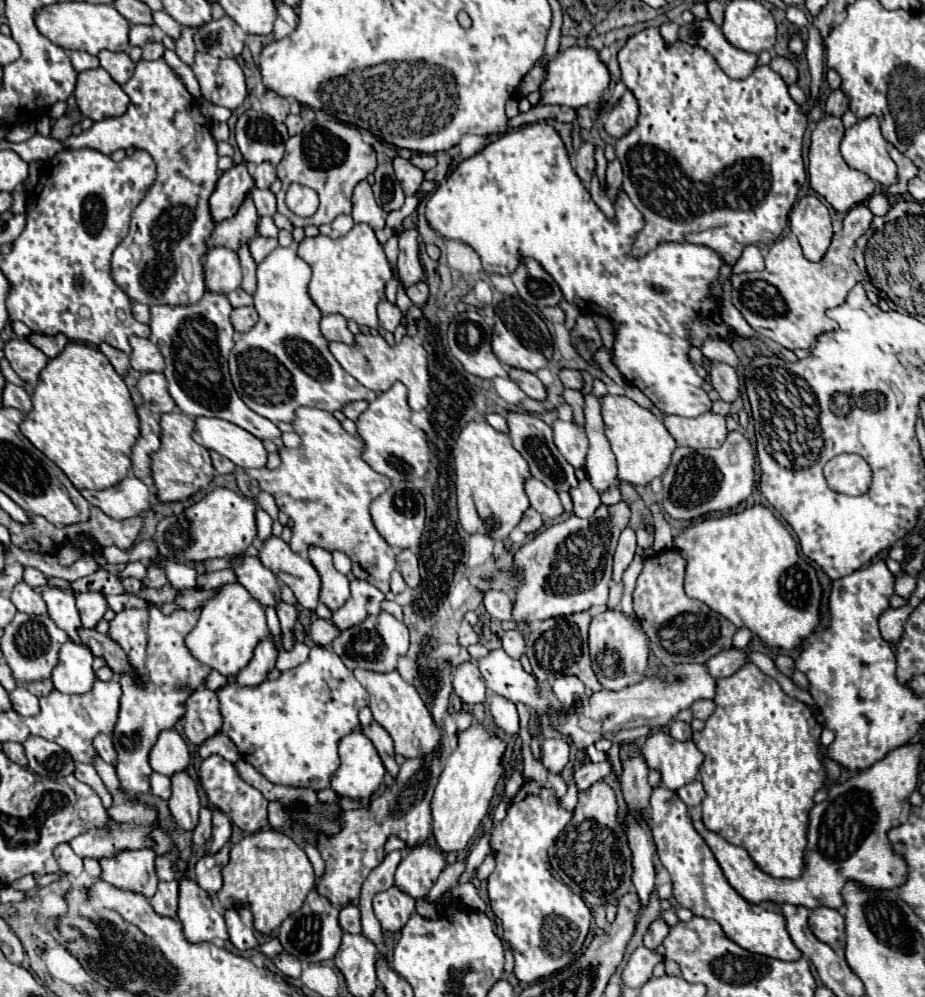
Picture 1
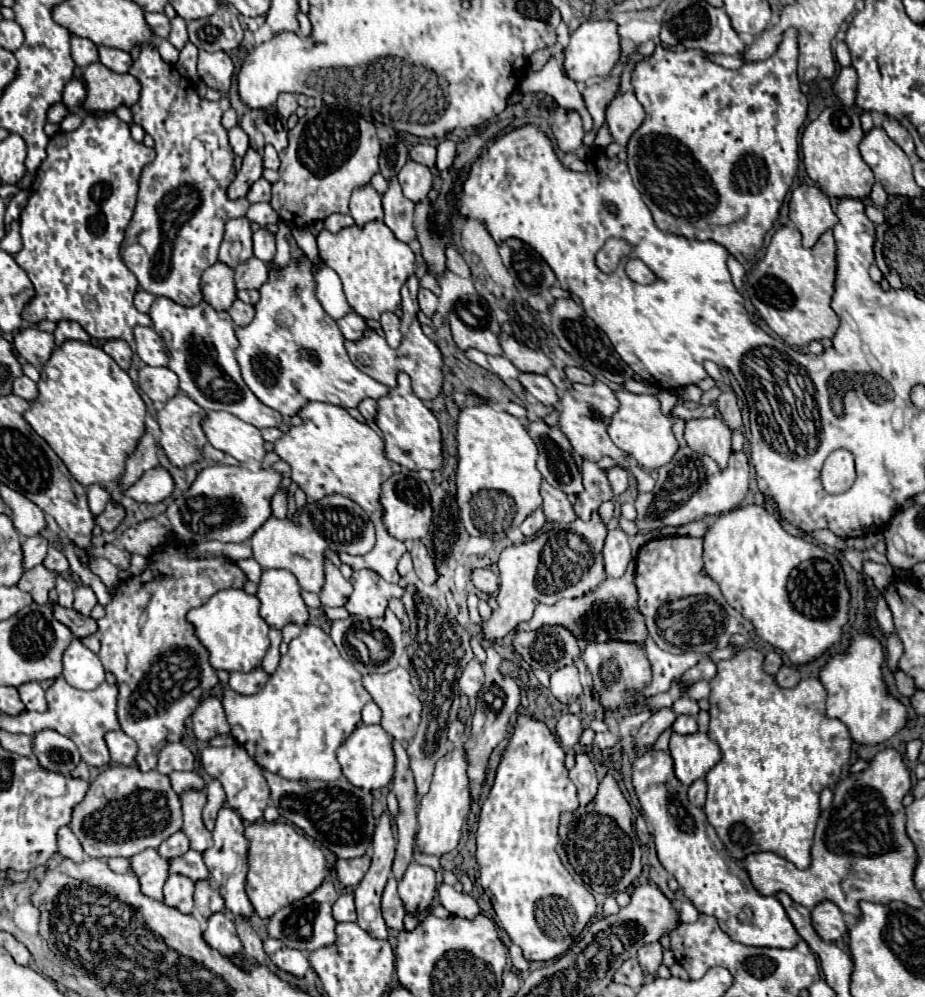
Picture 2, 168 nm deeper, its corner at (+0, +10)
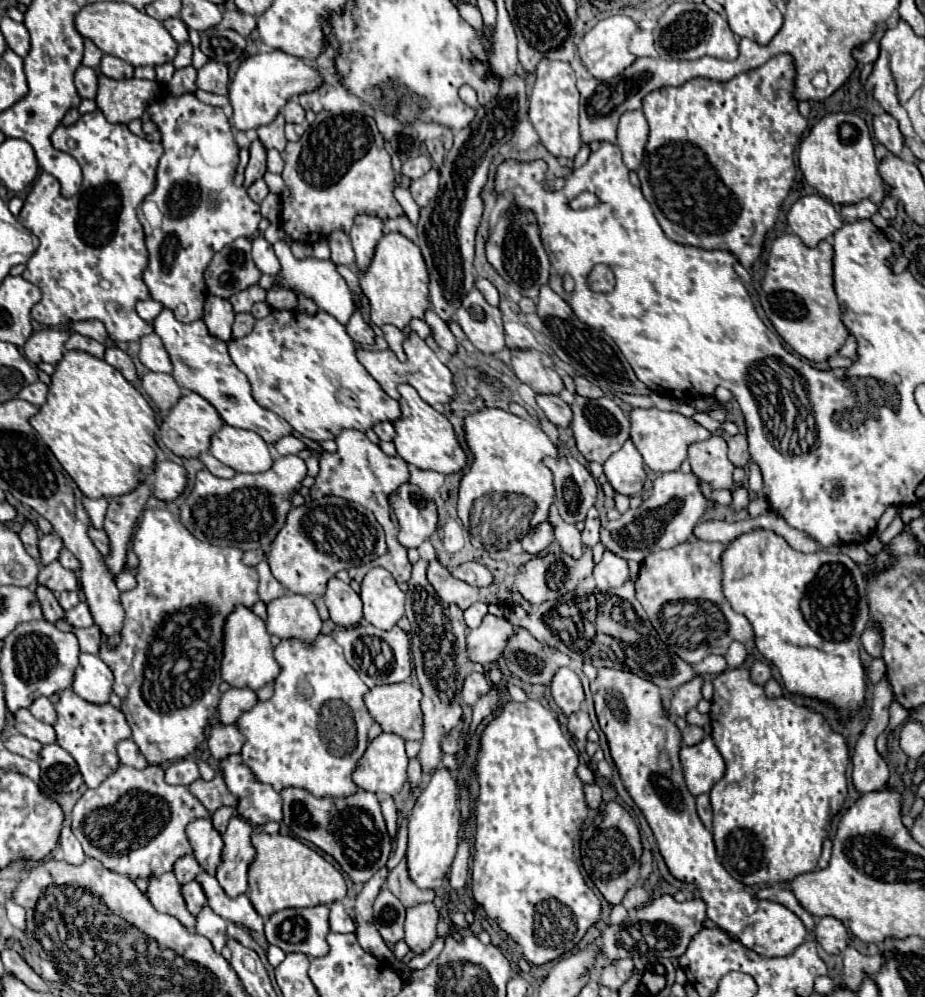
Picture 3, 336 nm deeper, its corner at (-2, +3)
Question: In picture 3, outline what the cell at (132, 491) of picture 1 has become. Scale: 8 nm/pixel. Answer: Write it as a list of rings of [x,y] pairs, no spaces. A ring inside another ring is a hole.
[[[159,462],[155,466],[155,498],[161,500],[161,502],[173,502],[185,488],[185,482],[187,482],[187,476],[185,476],[185,470],[183,466],[175,464],[175,462]]]

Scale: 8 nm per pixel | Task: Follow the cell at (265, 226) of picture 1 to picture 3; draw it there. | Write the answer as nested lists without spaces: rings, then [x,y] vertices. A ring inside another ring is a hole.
[[[279,240],[273,244],[275,246],[275,254],[281,262],[281,272],[277,276],[261,276],[259,284],[269,290],[273,284],[281,282],[283,286],[289,286],[293,288],[297,294],[303,294],[307,298],[311,298],[319,310],[331,314],[335,320],[339,320],[341,324],[345,324],[351,314],[357,310],[355,304],[353,304],[353,296],[351,296],[351,290],[347,286],[347,282],[343,280],[343,276],[335,270],[335,264],[331,260],[317,260],[317,258],[307,258],[307,260],[297,260],[293,258],[291,250],[289,250],[289,244],[285,240]]]

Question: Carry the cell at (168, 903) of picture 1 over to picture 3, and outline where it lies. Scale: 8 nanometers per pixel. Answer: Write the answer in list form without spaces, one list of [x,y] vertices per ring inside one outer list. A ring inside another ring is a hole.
[[[193,880],[193,882],[187,882],[181,886],[181,894],[185,898],[185,904],[187,904],[187,910],[197,916],[199,910],[207,904],[207,898],[203,894],[203,888]]]

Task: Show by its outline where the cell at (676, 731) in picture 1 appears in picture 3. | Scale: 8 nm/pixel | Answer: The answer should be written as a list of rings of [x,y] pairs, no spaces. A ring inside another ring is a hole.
[[[687,724],[685,730],[681,732],[681,738],[683,738],[683,744],[693,746],[693,744],[697,744],[697,742],[703,740],[703,734],[705,734],[705,732],[703,732],[699,726],[691,726],[691,724]]]

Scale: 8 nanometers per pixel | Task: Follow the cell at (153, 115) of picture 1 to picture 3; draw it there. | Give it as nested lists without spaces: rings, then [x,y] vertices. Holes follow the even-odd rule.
[[[161,90],[147,112],[161,134],[165,152],[159,160],[155,190],[145,198],[159,206],[163,224],[151,228],[139,210],[149,252],[143,280],[151,298],[169,308],[179,322],[193,322],[203,316],[203,302],[207,296],[203,272],[213,254],[235,238],[251,238],[257,232],[261,212],[259,204],[251,202],[247,190],[233,184],[239,148],[233,128],[221,108],[199,102],[195,94],[173,96]]]

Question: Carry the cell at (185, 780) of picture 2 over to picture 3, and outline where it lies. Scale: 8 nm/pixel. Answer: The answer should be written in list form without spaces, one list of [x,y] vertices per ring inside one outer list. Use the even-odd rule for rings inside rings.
[[[215,774],[211,782],[195,780],[189,786],[189,792],[207,808],[209,814],[213,814],[221,806],[235,806],[235,796],[227,790],[221,774]]]

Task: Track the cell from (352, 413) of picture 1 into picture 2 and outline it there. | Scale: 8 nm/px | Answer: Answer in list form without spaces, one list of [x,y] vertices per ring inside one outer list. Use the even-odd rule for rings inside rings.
[[[365,399],[365,401],[359,403],[357,409],[361,411],[361,415],[363,415],[367,421],[375,421],[375,415],[377,415],[377,401]]]

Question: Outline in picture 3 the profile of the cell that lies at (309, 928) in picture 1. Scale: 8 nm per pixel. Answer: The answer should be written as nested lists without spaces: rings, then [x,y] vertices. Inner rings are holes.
[[[319,904],[313,908],[287,908],[275,912],[265,922],[265,936],[267,942],[279,946],[283,952],[303,952],[307,956],[325,956],[329,952],[327,934],[329,934],[329,906]]]

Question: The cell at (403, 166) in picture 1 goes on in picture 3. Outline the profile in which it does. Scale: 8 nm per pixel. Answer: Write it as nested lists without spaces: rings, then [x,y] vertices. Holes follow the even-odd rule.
[[[431,168],[425,176],[411,180],[409,184],[409,192],[419,206],[427,206],[435,198],[437,188],[439,188],[439,172],[435,168]]]

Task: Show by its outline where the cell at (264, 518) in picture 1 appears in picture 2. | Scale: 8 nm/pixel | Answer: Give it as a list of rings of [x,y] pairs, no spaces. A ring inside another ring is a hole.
[[[281,489],[277,491],[277,495],[273,497],[273,517],[287,517],[287,497],[289,497],[289,489]]]

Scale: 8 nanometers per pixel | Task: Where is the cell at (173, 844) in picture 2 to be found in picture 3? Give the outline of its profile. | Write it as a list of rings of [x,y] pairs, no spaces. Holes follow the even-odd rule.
[[[185,854],[185,856],[181,856],[181,858],[173,864],[173,872],[175,872],[179,884],[187,884],[187,882],[195,880],[195,876],[199,874],[199,870],[201,870],[201,866],[199,866],[197,860],[193,858],[193,854]]]

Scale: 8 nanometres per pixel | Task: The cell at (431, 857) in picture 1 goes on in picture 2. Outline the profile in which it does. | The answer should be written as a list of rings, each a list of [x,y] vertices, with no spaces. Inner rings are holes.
[[[411,863],[405,877],[399,881],[399,899],[405,903],[405,913],[423,915],[435,899],[435,871],[431,867]]]

